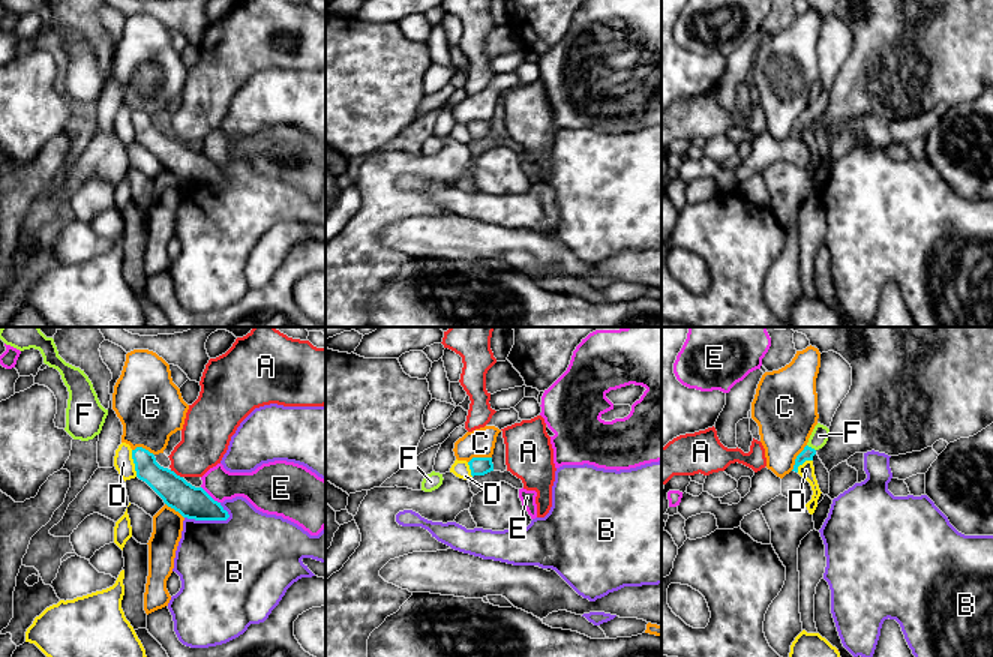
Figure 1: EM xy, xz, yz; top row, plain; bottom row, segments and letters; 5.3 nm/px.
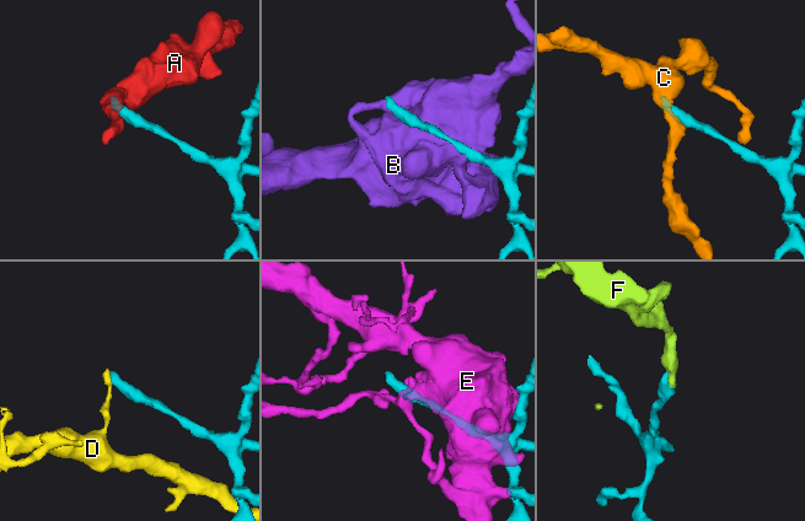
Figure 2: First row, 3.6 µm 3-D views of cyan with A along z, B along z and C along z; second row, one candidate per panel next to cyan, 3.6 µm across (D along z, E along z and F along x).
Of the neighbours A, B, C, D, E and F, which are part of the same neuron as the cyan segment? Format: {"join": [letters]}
{"join": ["F"]}

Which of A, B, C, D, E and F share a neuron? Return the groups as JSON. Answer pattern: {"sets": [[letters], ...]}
{"sets": [["A"], ["B"], ["C"], ["D"], ["E"], ["F"]]}

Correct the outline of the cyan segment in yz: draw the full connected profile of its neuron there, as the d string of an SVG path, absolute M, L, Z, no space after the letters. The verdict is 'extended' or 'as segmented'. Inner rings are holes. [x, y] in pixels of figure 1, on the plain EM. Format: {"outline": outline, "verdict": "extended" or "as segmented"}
{"outline": "M818 87L808 102L807 110L804 114L796 120L794 134L798 136L798 130L802 129L806 124L813 124L813 120L819 112L822 112L828 105L830 93L820 87Z", "verdict": "extended"}

